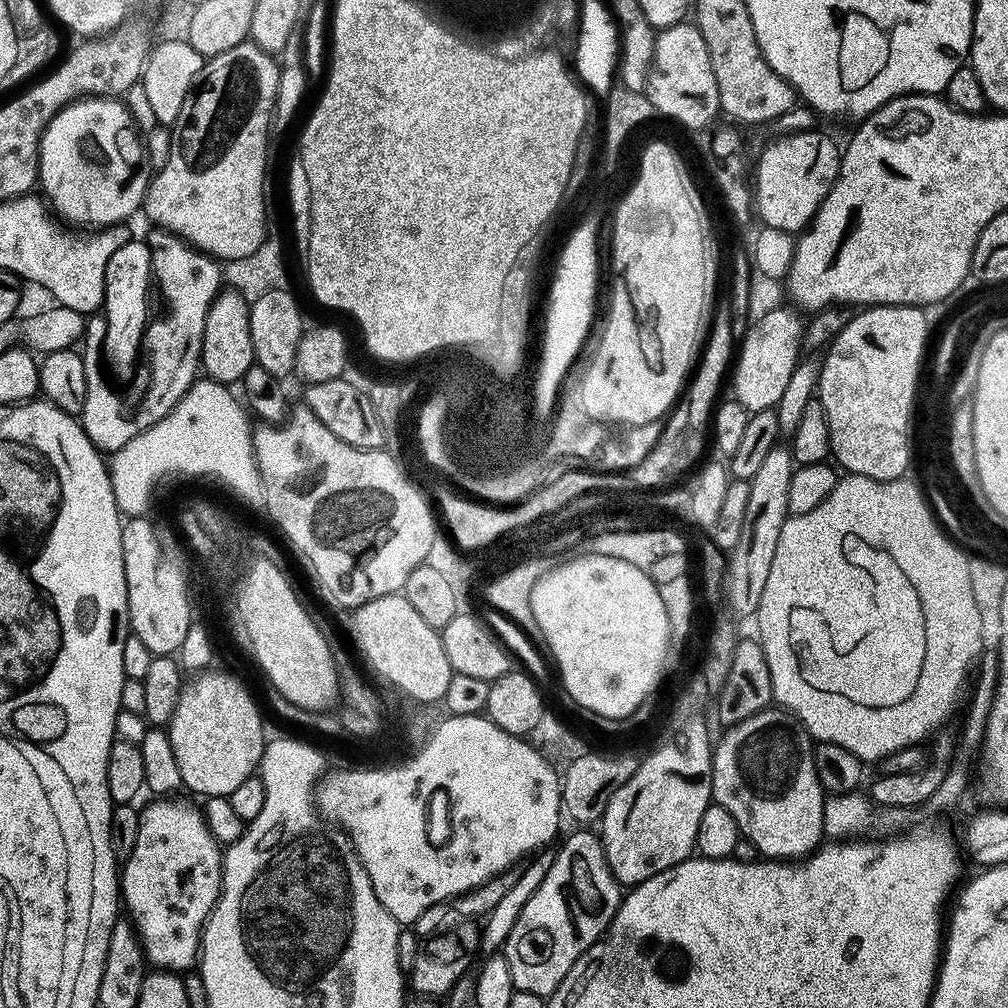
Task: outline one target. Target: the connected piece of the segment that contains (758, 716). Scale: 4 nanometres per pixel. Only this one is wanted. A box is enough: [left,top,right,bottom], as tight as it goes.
[712,706,826,862]

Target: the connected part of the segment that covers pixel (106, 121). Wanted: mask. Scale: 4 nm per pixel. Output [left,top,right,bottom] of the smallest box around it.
[38,96,150,230]

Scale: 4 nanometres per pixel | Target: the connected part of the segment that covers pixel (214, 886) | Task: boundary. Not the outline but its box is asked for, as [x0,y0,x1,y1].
[119,798,222,974]

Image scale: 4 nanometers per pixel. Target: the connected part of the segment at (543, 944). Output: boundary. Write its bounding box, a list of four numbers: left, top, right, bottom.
[502,830,622,998]

